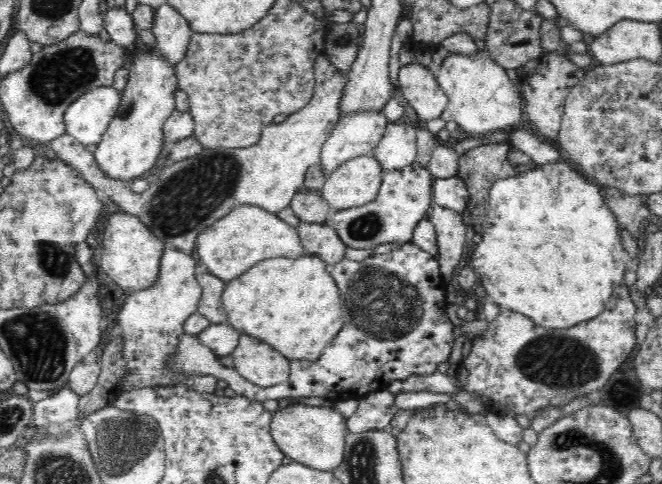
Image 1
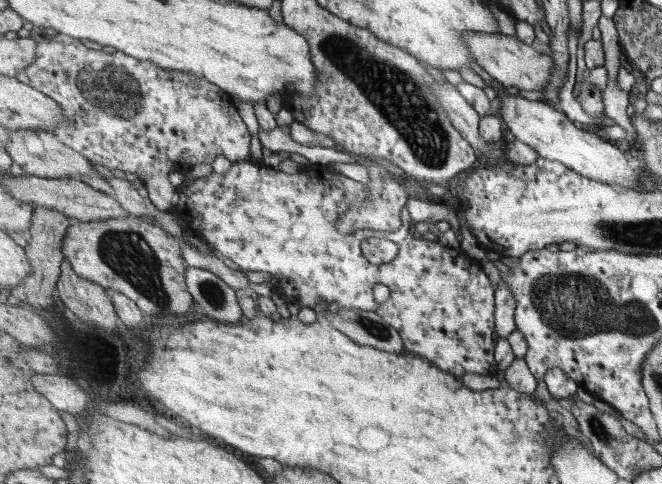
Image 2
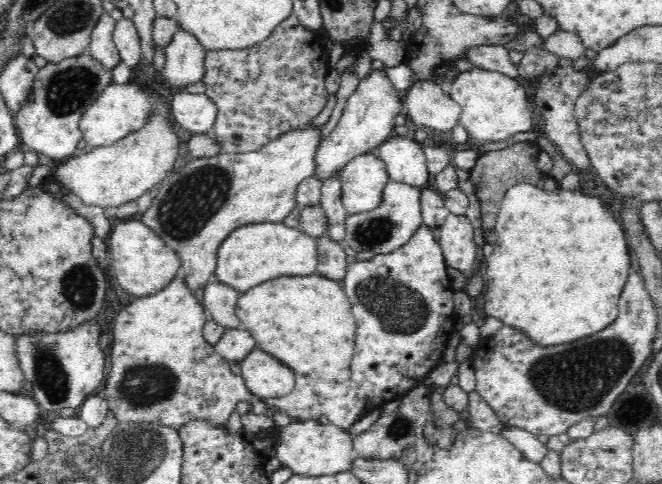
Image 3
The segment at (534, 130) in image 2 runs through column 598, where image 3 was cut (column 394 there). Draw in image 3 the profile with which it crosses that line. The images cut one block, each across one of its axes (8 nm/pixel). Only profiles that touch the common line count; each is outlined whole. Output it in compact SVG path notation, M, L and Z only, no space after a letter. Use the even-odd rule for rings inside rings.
M390 136L373 153L384 163L390 181L422 186L431 180L423 144L405 136Z

